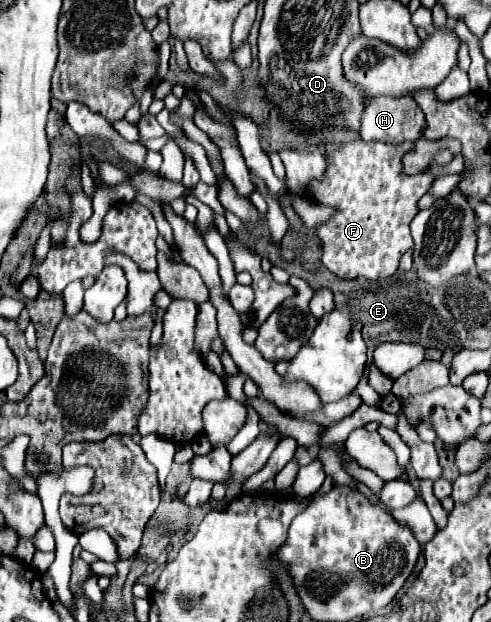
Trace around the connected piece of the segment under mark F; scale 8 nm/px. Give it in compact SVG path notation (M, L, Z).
M351 141L351 143L325 143L327 153L327 169L321 179L315 179L307 185L307 197L315 199L317 205L333 207L337 213L323 225L315 227L315 233L323 241L323 265L335 273L339 279L351 281L365 277L367 281L383 281L395 275L399 267L399 259L405 251L413 247L413 239L409 233L409 223L415 213L419 213L417 201L431 189L435 175L425 169L417 175L403 177L403 155L413 151L413 143L389 145L389 143L365 143L365 141Z

